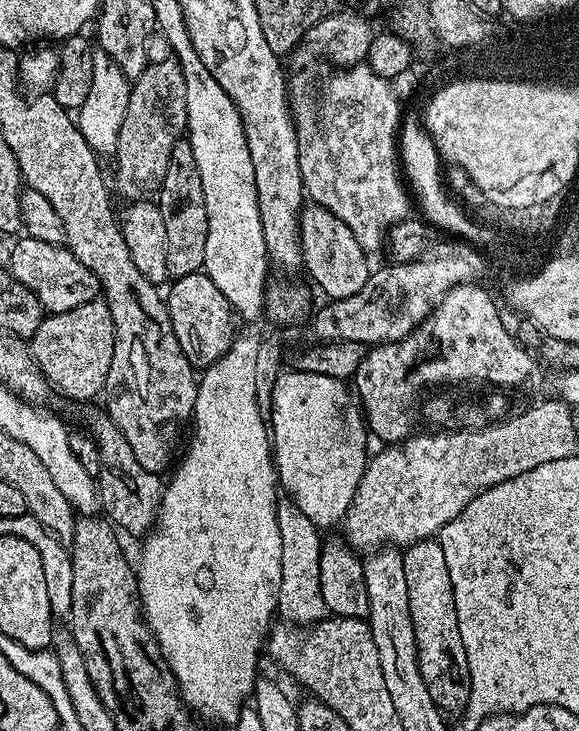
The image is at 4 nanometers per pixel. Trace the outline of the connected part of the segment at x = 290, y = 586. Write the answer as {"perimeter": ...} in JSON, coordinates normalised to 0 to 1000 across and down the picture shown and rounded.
{"perimeter":[[[496,681],[478,683],[477,707],[480,709],[480,732],[487,736],[487,782],[477,813],[482,841],[496,852],[513,856],[551,854],[563,843],[553,806],[554,724],[542,714],[535,714],[535,709],[522,703],[522,698],[515,698],[506,684]]]}

